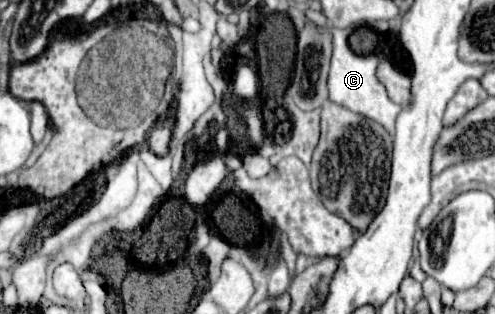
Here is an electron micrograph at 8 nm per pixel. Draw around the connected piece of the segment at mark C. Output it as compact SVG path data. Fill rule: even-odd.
M351 28L347 30L333 30L333 58L331 58L331 70L329 70L329 92L335 102L345 102L347 108L353 112L363 114L365 118L371 118L379 122L389 134L395 132L395 118L401 112L401 106L395 104L389 96L385 86L377 78L377 66L379 58L369 54L369 56L357 56L349 48L349 38Z

